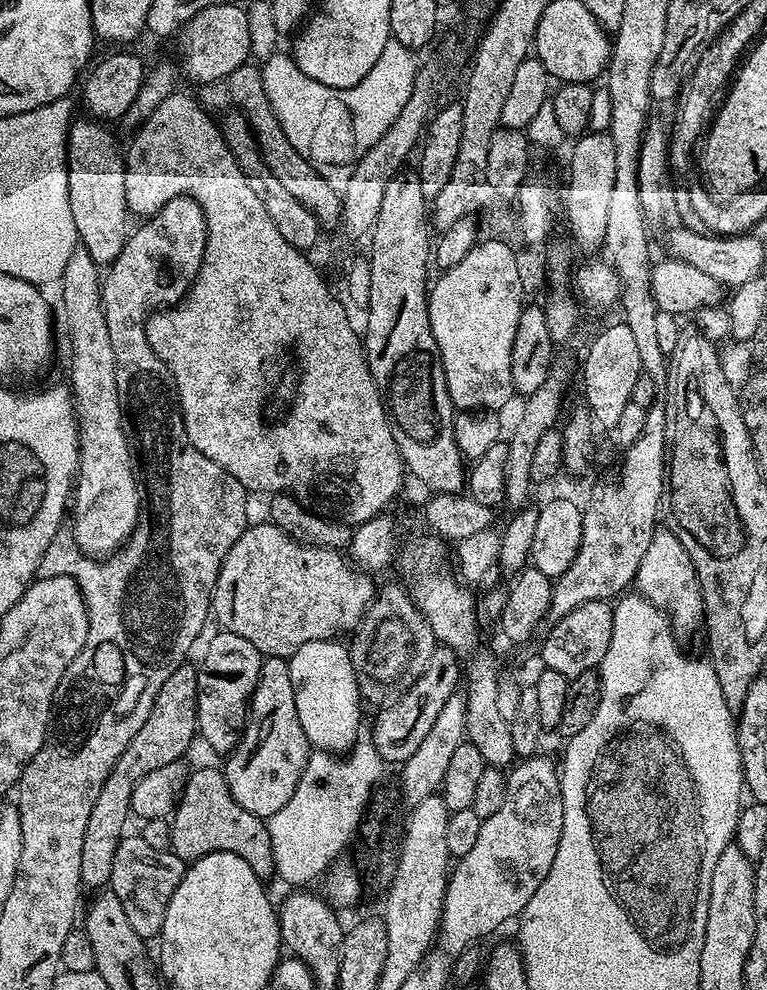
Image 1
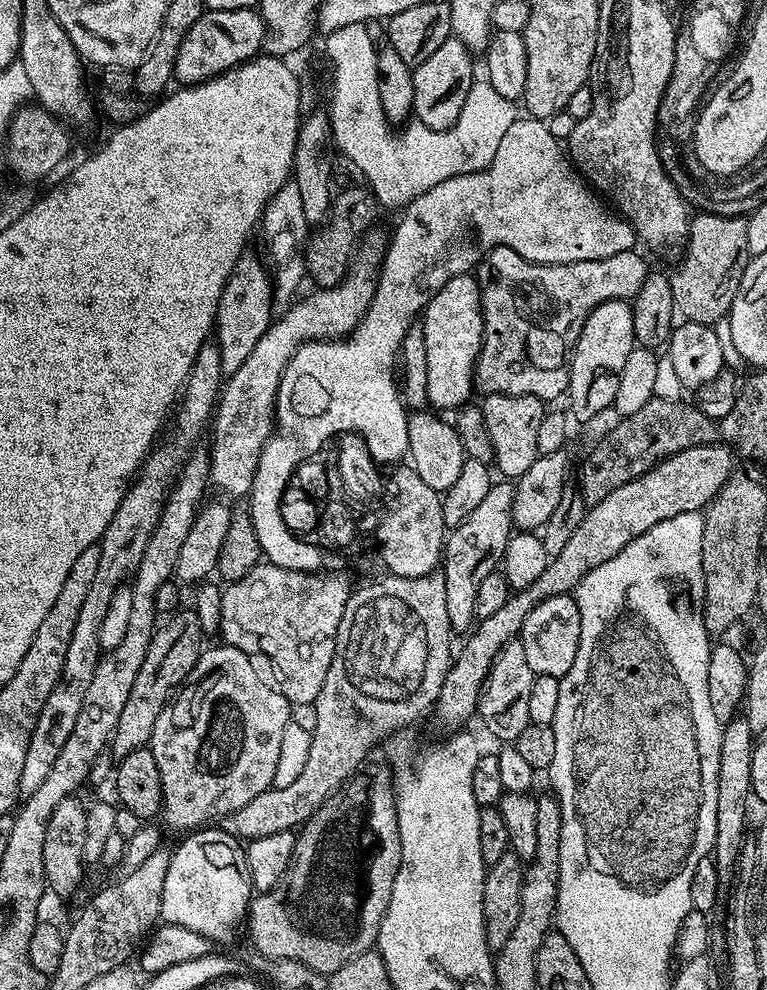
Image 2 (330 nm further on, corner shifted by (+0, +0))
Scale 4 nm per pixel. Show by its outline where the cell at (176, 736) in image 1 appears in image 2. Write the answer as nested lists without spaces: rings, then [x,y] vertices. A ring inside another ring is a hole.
[[[177,610],[165,620],[168,621],[165,624],[163,621],[152,635],[152,641],[146,650],[146,658],[142,658],[142,667],[134,678],[134,687],[130,689],[130,698],[126,698],[126,706],[122,710],[122,715],[118,717],[118,726],[112,732],[110,752],[113,757],[126,756],[145,747],[151,741],[158,714],[162,714],[162,710],[169,707],[174,693],[188,677],[190,670],[194,670],[205,647],[206,633],[198,622],[195,610]]]

